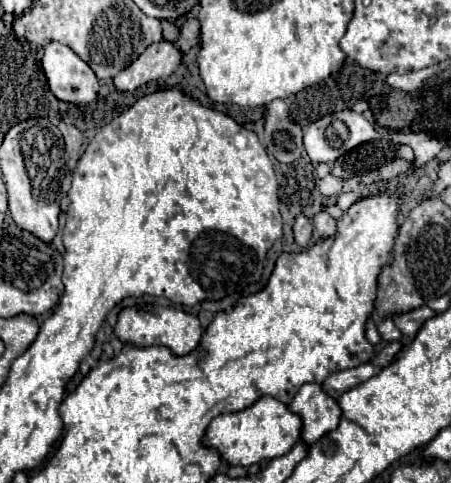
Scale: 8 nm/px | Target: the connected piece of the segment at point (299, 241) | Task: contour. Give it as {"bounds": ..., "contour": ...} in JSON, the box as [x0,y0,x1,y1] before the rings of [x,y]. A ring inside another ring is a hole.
{"bounds":[294,215,312,247],"contour":[[[296,215],[296,221],[294,221],[294,241],[298,247],[308,247],[310,245],[310,237],[312,237],[312,223],[308,217],[304,215]]]}

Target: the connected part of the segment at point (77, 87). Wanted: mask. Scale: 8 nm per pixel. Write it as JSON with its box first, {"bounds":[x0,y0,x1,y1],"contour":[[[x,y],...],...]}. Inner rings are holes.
{"bounds":[42,41,98,105],"contour":[[[52,41],[44,47],[42,71],[56,99],[72,105],[90,105],[98,101],[98,79],[70,47]]]}

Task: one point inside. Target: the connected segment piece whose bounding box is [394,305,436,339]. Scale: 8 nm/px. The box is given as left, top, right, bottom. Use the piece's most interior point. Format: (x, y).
(409, 323)

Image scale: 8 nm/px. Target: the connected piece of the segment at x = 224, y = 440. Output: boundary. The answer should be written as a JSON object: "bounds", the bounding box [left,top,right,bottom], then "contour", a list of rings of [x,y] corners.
{"bounds":[204,395,300,467],"contour":[[[264,395],[244,411],[218,415],[206,431],[204,445],[216,447],[226,463],[248,467],[262,459],[286,455],[296,445],[298,439],[300,439],[300,417],[292,415],[292,411],[288,411],[288,405],[284,405],[282,401]]]}

